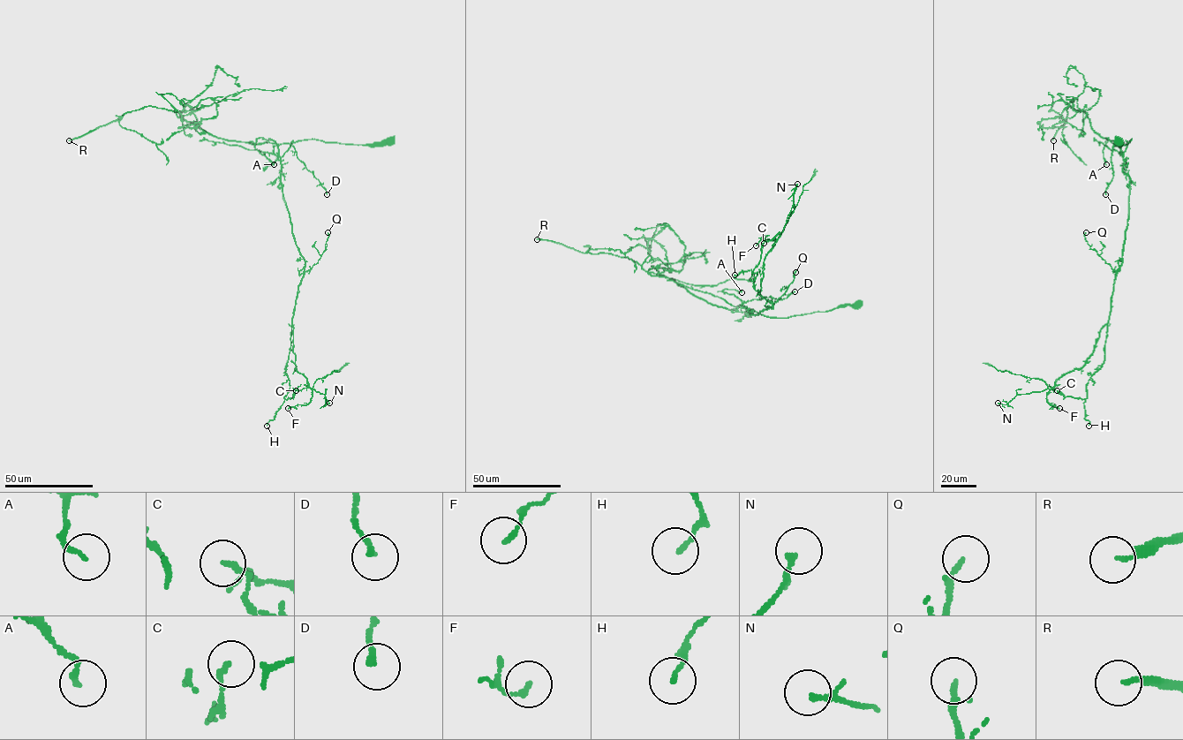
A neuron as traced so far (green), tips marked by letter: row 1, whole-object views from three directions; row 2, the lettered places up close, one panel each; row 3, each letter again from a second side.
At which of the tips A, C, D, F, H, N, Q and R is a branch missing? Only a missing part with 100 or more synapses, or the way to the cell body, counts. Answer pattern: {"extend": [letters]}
{"extend": ["R"]}

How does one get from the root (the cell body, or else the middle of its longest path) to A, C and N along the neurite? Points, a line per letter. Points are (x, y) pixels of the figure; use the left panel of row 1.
A: (390, 142), (304, 139), (279, 157), (273, 151), (276, 143), (258, 139), (255, 148), (274, 164)
C: (390, 142), (304, 139), (281, 157), (282, 197), (305, 260), (284, 397), (296, 390)
N: (390, 142), (304, 139), (294, 142), (281, 157), (282, 197), (305, 260), (292, 318), (296, 369), (329, 403)

